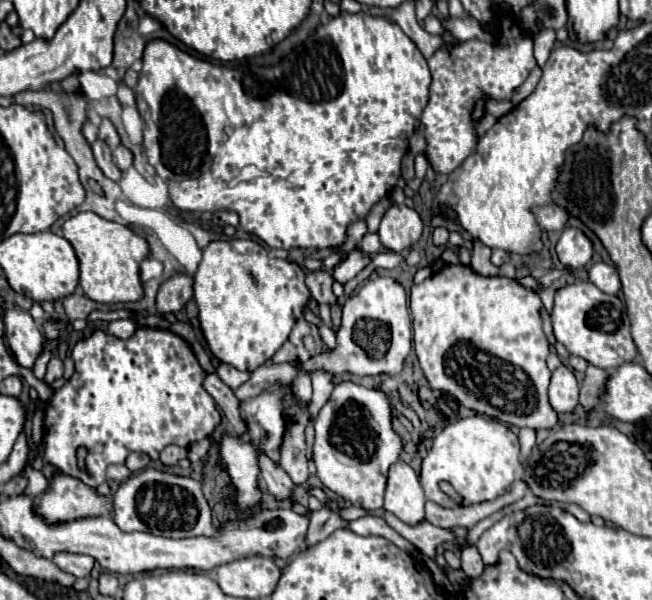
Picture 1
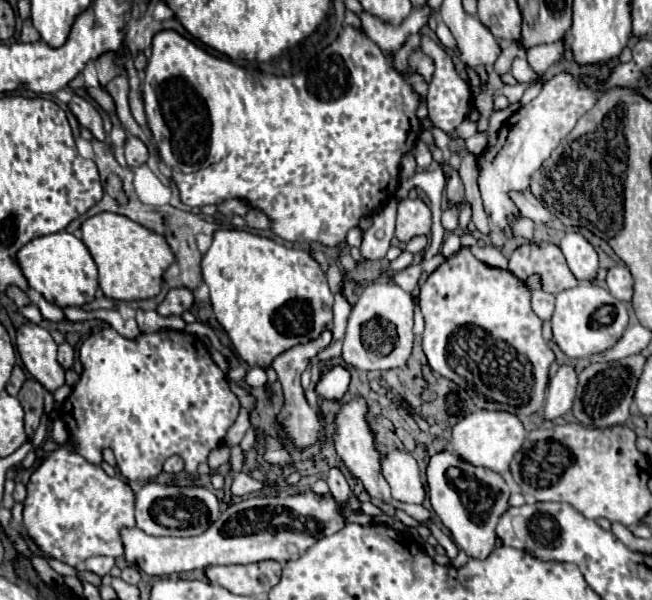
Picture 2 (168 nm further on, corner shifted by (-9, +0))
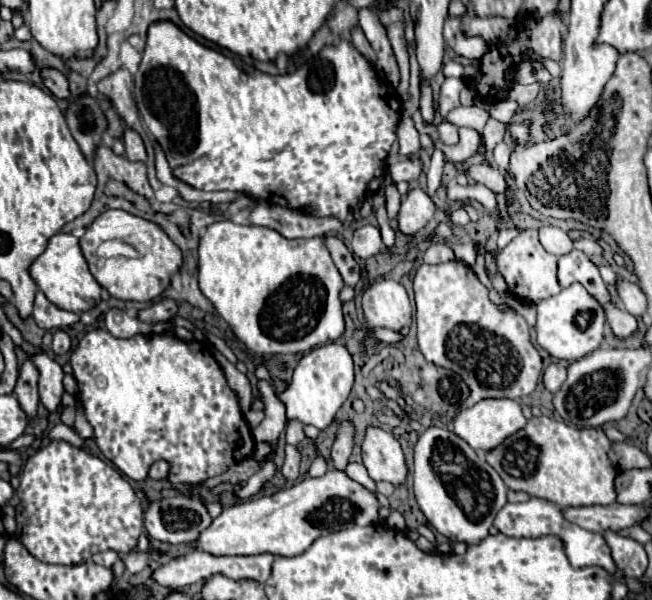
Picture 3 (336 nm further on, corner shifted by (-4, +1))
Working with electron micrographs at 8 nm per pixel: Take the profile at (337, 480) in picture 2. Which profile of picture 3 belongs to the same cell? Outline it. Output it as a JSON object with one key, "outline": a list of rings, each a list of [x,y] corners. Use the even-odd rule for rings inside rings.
{"outline":[[[344,422],[344,424],[340,424],[334,446],[330,450],[330,464],[336,470],[346,470],[348,458],[352,454],[352,446],[354,446],[354,428],[352,428],[352,424]]]}

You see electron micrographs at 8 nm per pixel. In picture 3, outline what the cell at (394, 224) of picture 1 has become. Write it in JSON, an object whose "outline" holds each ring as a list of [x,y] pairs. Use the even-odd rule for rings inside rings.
{"outline":[[[410,190],[398,210],[398,230],[406,236],[414,236],[428,224],[434,212],[434,202],[424,190]]]}

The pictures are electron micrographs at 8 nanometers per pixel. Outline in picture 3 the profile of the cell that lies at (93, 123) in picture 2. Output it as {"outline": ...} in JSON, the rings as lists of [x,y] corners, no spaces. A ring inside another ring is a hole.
{"outline":[[[42,70],[42,78],[44,78],[44,86],[46,86],[56,98],[70,98],[68,80],[66,80],[64,74],[60,74],[58,70]]]}

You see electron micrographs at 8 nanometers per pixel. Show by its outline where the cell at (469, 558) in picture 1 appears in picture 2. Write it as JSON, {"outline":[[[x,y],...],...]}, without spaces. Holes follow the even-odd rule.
{"outline":[[[445,449],[435,453],[427,463],[427,495],[431,509],[451,531],[457,547],[469,557],[487,559],[495,547],[497,521],[509,507],[509,485],[505,479],[499,473],[491,473],[491,469],[467,465],[467,461],[459,461],[453,451]]]}

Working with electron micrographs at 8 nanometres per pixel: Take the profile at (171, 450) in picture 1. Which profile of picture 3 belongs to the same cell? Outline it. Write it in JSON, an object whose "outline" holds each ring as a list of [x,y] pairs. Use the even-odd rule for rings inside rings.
{"outline":[[[158,460],[158,462],[152,464],[148,476],[152,480],[162,480],[162,478],[168,478],[168,472],[170,472],[170,464],[166,460]]]}

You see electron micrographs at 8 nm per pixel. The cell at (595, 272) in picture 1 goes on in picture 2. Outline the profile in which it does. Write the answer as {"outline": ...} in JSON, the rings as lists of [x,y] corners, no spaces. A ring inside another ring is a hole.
{"outline":[[[617,265],[613,269],[609,269],[607,275],[607,285],[613,297],[617,297],[619,301],[631,303],[633,297],[633,275],[625,265]]]}

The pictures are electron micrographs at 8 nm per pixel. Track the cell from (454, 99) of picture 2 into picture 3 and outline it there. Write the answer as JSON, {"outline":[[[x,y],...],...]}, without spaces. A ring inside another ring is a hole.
{"outline":[[[446,78],[442,88],[440,88],[440,98],[438,98],[438,114],[442,118],[446,118],[446,114],[460,106],[460,100],[458,100],[458,94],[460,94],[460,88],[462,88],[462,82],[458,78]]]}

